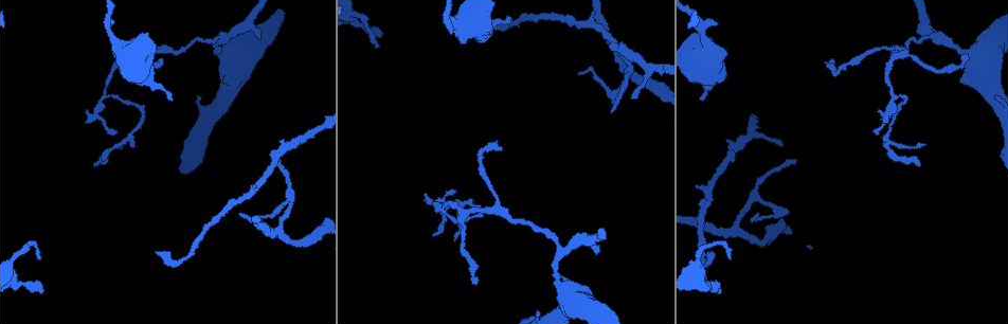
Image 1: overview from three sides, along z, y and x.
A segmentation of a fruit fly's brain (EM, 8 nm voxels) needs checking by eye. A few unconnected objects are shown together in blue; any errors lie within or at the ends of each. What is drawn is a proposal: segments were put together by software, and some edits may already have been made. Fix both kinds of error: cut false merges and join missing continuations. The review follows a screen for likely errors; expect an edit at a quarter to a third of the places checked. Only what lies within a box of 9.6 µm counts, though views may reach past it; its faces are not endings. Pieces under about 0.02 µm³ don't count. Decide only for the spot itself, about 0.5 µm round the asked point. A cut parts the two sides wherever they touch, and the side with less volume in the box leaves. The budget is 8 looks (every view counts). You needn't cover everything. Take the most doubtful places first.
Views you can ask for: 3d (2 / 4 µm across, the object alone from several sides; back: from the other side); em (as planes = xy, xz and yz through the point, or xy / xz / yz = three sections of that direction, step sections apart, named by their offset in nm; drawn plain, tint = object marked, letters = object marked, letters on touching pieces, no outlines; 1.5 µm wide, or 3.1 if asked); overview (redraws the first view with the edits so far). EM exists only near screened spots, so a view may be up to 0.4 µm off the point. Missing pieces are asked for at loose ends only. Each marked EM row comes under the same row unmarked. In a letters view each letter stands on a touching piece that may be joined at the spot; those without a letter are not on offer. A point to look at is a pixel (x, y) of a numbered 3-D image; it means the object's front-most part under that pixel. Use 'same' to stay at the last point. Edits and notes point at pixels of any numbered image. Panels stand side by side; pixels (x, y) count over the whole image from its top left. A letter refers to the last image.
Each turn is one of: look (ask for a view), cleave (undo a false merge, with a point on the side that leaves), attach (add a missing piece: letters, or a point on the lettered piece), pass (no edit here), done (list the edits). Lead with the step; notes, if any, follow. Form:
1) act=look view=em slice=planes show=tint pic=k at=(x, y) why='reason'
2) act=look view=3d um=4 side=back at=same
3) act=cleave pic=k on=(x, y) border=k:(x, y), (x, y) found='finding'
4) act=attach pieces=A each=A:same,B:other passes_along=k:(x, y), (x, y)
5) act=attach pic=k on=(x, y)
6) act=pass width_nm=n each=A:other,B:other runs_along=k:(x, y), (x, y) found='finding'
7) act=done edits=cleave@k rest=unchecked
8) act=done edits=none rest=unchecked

act=look view=em slice=planes show=letters pic=1 at=(156, 251) why='an open end'

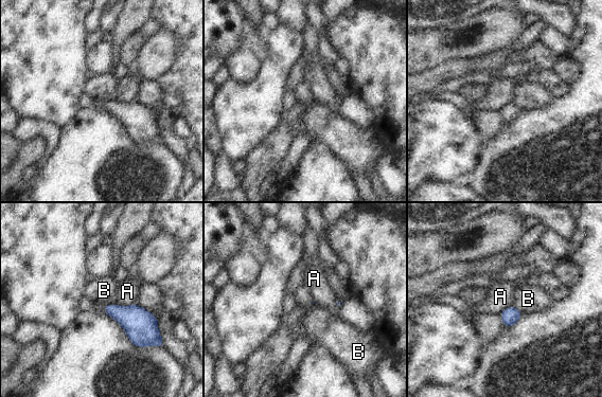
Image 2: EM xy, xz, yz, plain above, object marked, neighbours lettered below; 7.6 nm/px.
act=pass each=A:other,B:other border=2:(114, 303), (105, 305) found='no lettered piece goes on from it'

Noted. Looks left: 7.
act=look view=em slice=planes show=letters pic=1 at=(631, 98) why='an open end'

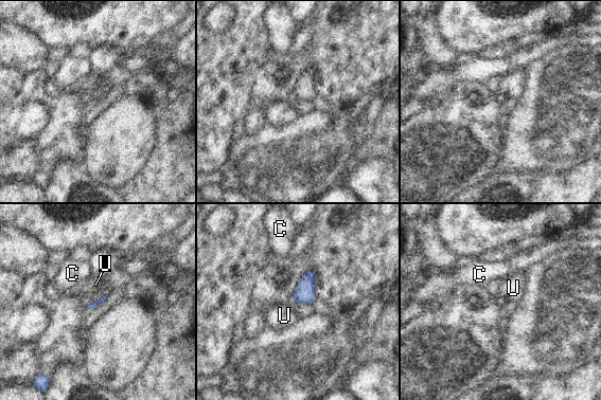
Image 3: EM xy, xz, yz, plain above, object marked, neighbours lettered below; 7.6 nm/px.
act=pass each=C:other,U:other border=3:(290, 300), (295, 303) found='no lettered piece goes on from it'

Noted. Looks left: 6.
act=look view=3d um=4 pic=1 at=(715, 24) why='an open end'

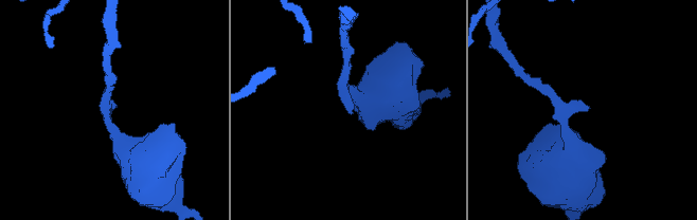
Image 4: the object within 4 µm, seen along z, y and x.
act=look view=em slice=planes show=tint pic=4 at=(586, 106) why='now the EM'

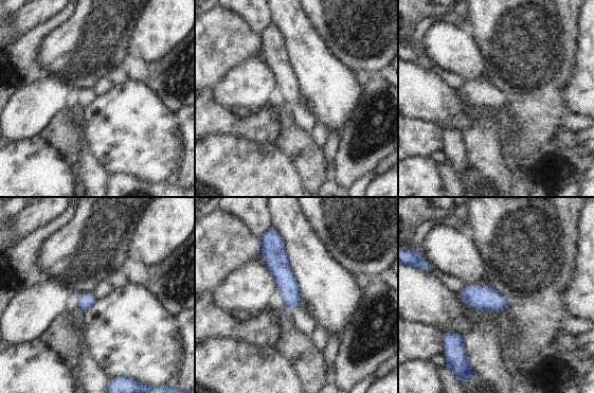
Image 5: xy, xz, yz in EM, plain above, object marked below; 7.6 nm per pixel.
act=look view=em slice=planes show=letters at=same why='see the neighbours'

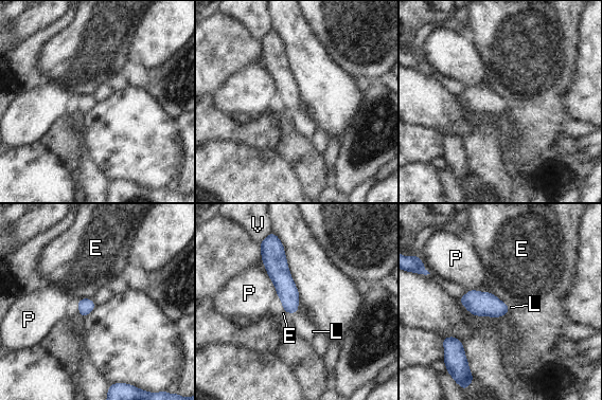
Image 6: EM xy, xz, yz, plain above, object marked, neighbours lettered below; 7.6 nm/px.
act=attach pieces=L longest_contact=P:320nm each=E:other,L:same,P:other,V:other passes_along=6:(286, 290), (291, 312), (303, 328) found='it goes on there'

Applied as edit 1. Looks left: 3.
act=look view=em slice=planes show=letters pic=1 at=(464, 212)

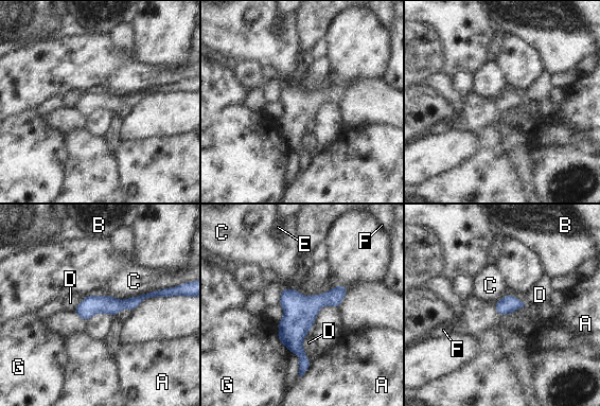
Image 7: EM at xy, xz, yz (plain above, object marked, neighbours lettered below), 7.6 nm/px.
act=pass width_nm=140 each=A:other,B:other,C:other,D:other,E:other,F:other,G:other runs_along=7:(343, 288), (297, 323), (301, 369) found='all the same neuron'

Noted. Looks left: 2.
act=done edits=attach@6 rest=unchecked

